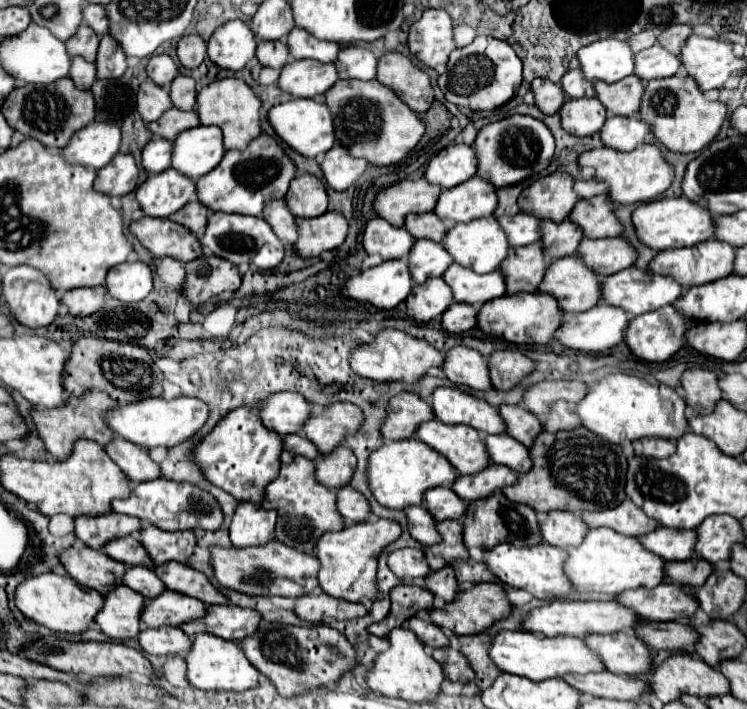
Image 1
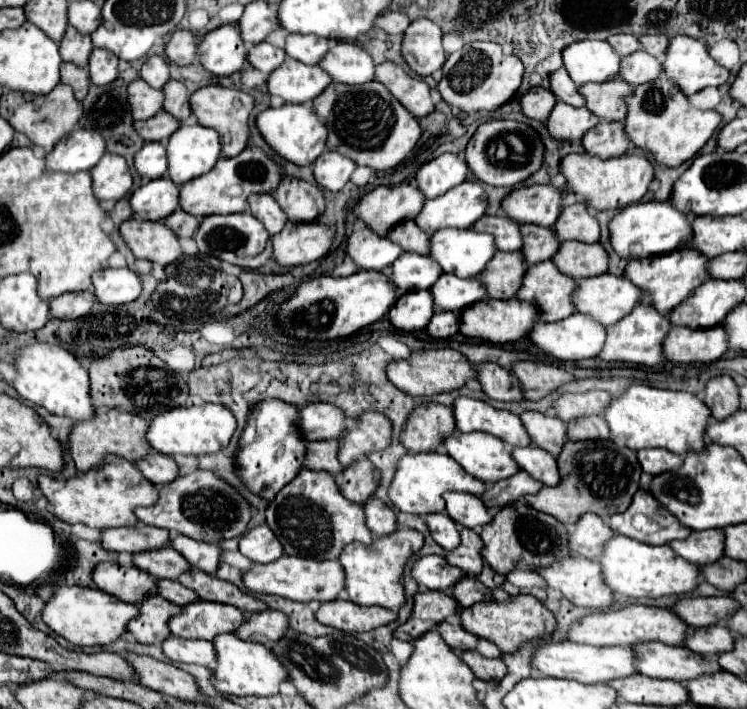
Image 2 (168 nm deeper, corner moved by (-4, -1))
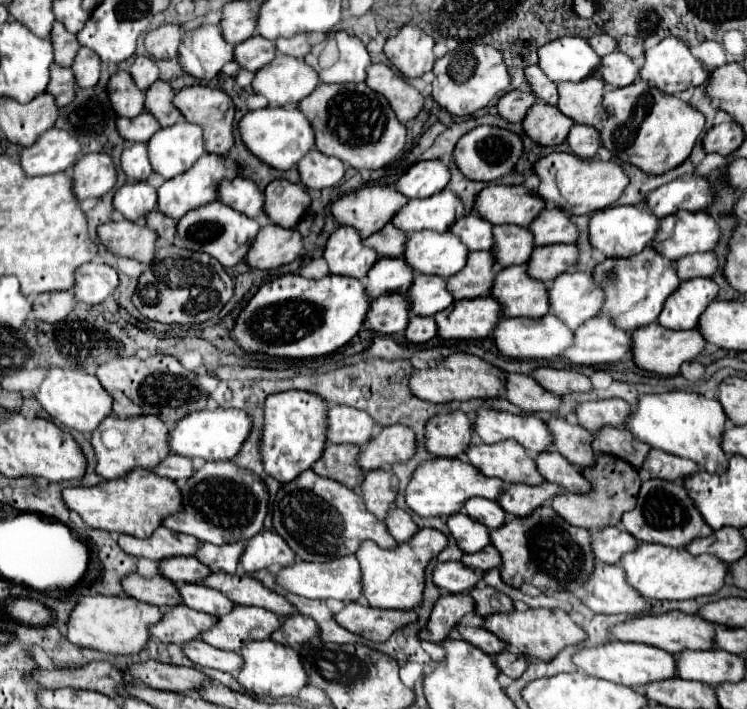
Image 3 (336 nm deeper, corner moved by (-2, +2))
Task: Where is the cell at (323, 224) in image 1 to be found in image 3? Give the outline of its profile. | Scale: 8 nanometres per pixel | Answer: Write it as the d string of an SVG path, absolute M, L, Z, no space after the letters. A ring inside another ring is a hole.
M269 224L259 230L245 262L251 268L271 270L293 262L303 250L303 236L295 228Z

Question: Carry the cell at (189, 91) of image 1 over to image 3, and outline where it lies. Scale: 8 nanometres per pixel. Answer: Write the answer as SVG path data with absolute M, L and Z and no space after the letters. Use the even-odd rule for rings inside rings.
M157 80L147 92L145 98L145 108L159 120L161 126L173 126L175 122L181 120L179 110L173 104L173 88L165 80Z

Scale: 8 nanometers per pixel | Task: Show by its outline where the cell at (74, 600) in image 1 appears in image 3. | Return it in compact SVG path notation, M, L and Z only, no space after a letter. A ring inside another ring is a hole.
M81 596L67 620L67 634L65 638L83 648L95 648L105 654L137 654L147 638L147 626L155 624L161 618L161 610L147 602L139 602L129 596Z

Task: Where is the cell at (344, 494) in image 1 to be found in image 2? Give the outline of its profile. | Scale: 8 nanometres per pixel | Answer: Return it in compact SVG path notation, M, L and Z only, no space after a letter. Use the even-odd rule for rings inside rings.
M371 497L365 503L365 515L367 515L367 527L375 537L385 537L389 533L397 531L397 517L391 507L387 507L377 497Z

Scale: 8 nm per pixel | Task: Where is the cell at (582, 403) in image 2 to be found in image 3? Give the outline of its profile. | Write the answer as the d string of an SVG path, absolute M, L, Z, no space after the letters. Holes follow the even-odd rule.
M607 398L607 400L591 400L581 402L575 408L579 426L587 428L589 432L601 428L601 426L621 426L625 418L629 416L631 406L621 398Z

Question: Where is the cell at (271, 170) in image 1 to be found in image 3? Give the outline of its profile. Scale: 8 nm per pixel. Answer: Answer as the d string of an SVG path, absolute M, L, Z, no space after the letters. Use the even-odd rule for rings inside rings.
M203 154L195 166L191 170L187 170L185 174L179 174L171 180L167 180L159 190L157 190L157 204L159 210L171 218L183 218L183 214L187 214L189 210L197 210L199 206L205 206L209 202L219 200L219 186L225 180L233 180L235 176L239 176L239 166L235 164L235 160L229 160L225 156L215 156L215 154Z

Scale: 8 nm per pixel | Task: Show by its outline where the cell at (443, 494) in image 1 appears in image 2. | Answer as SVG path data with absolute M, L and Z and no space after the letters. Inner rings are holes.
M445 493L443 499L447 503L447 515L463 527L473 529L479 525L487 525L493 519L493 515L485 509L483 501L477 495Z

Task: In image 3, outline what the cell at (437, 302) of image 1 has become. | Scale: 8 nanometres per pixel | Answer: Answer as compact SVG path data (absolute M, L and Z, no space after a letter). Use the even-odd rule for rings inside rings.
M383 294L371 302L365 326L381 334L401 334L407 328L411 314L411 300L407 294Z

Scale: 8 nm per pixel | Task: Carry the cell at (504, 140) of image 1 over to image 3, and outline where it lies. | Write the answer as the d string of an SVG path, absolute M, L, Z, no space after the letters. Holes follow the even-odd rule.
M477 126L457 142L453 158L457 160L459 170L469 180L493 182L497 178L511 174L515 170L521 154L523 154L523 140L515 132L511 132L507 128L499 128L499 126Z

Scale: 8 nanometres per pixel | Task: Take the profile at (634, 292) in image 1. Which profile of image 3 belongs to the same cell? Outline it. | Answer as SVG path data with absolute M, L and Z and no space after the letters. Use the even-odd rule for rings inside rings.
M567 272L549 284L551 312L557 314L571 330L577 330L587 318L603 310L603 290L587 272Z

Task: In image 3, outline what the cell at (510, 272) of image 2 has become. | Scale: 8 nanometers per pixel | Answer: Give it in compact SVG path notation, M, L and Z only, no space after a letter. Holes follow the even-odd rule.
M471 252L467 258L467 266L447 280L447 288L451 290L455 300L489 296L495 274L497 264L493 252Z

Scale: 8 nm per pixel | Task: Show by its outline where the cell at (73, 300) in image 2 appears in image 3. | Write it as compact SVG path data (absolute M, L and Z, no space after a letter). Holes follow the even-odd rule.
M73 290L67 292L45 292L33 300L33 312L43 322L59 322L75 308Z

